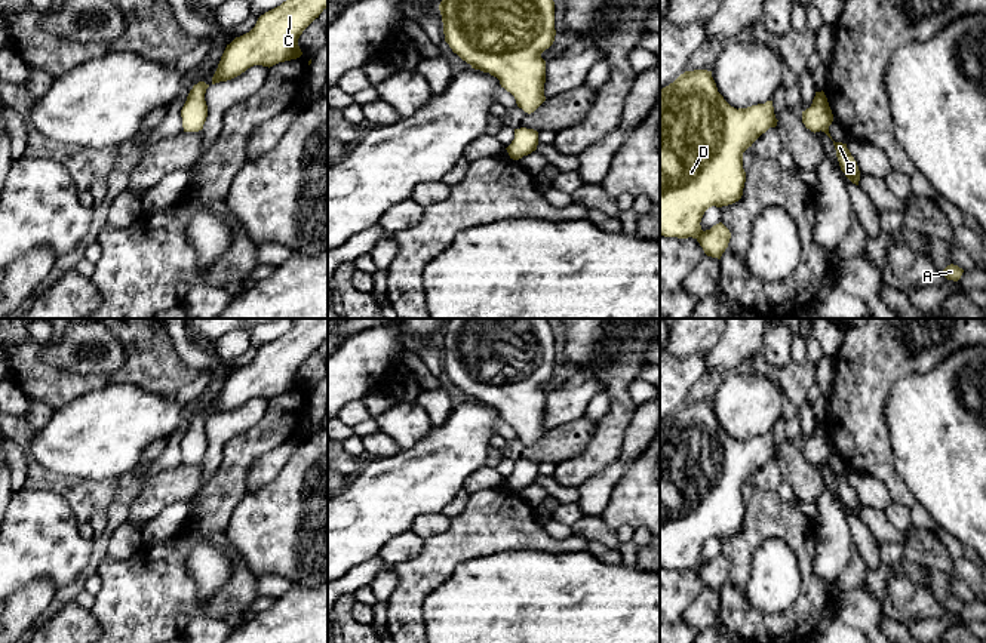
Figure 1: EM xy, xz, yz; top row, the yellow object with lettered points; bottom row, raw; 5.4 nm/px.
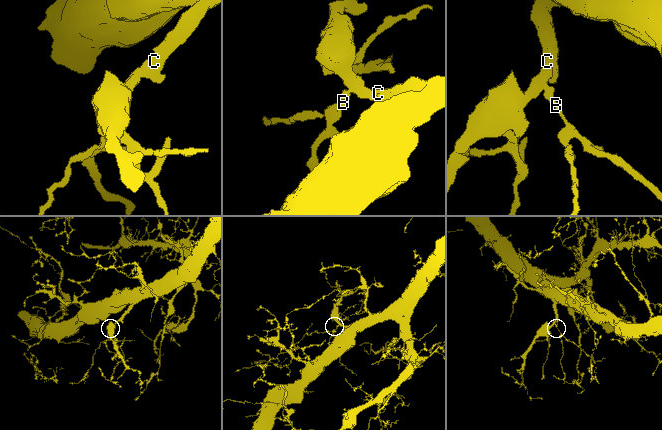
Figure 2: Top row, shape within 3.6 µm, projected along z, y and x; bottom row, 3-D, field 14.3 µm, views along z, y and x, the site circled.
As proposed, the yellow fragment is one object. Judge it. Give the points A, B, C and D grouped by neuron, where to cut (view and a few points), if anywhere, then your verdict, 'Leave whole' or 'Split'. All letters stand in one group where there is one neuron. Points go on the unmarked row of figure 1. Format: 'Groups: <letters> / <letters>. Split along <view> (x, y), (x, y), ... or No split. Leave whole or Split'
Groups: A B C D. No split. Leave whole

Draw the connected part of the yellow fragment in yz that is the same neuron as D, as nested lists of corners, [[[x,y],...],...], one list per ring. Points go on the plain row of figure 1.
[[[707,402],[685,403],[663,419],[660,422],[660,567],[692,569],[707,588],[721,591],[731,564],[722,554],[703,563],[701,550],[712,538],[722,539],[741,530],[746,514],[743,484],[770,459],[775,459],[777,453],[772,433],[738,442],[731,439],[718,424],[712,403]]]

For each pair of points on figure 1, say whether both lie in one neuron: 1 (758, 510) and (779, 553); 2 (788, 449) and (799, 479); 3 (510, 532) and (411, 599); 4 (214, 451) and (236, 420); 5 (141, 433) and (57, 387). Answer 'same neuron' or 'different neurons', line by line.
1: different neurons
2: same neuron
3: same neuron
4: same neuron
5: different neurons

